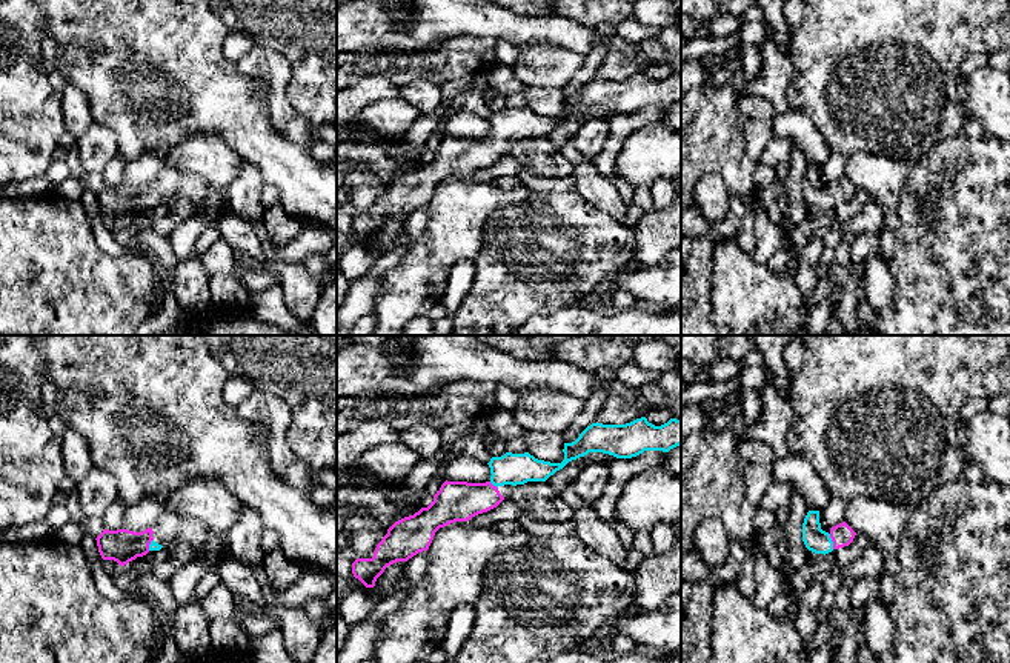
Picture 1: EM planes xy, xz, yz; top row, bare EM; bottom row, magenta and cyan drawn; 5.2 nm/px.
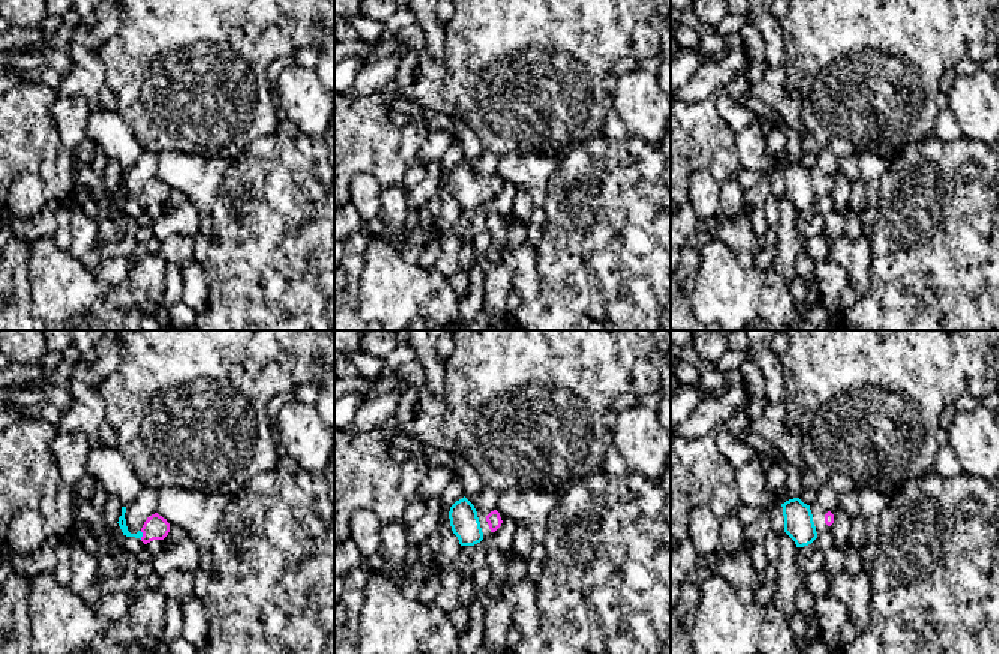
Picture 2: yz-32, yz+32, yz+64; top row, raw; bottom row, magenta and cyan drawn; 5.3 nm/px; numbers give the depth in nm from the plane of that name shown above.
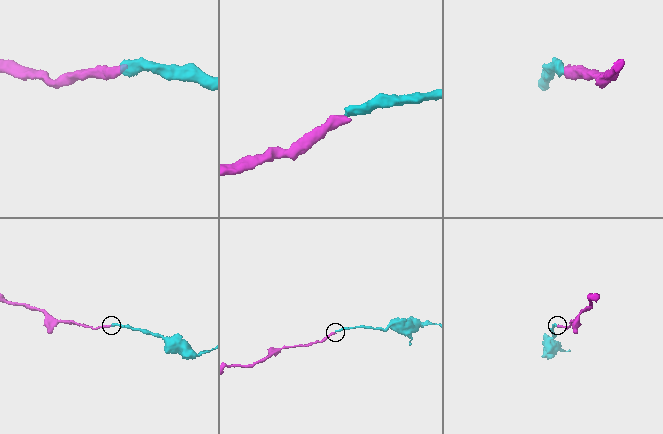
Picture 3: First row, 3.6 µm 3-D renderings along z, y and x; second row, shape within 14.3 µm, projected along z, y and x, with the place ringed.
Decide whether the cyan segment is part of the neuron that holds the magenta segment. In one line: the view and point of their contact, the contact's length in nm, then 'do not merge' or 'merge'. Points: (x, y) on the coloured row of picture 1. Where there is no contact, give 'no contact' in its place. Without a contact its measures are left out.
meets magenta in yz at (832, 540); contact 80 nm long; merge

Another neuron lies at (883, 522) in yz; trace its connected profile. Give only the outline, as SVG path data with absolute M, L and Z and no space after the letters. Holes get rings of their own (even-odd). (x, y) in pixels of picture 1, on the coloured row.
M855 497L847 501L844 521L855 532L875 541L885 557L896 557L913 509L913 506L904 503Z

